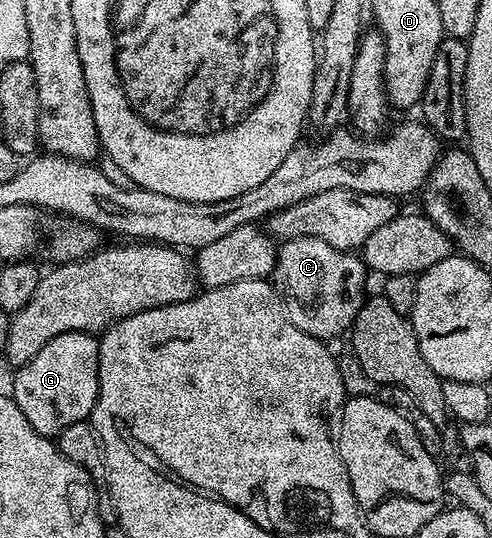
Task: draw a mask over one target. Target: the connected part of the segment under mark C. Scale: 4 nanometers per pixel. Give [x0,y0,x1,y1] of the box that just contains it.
[270,236,368,342]

